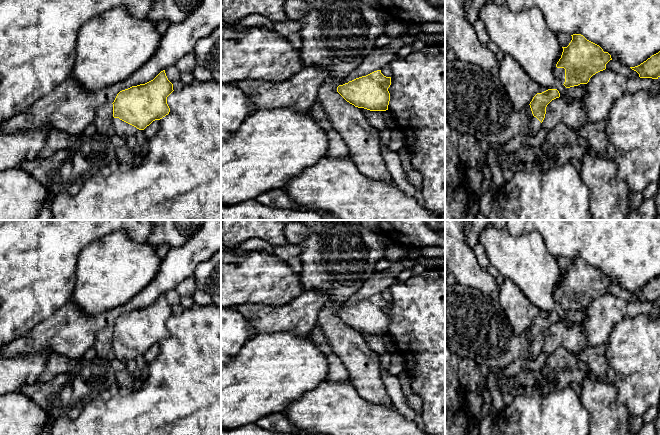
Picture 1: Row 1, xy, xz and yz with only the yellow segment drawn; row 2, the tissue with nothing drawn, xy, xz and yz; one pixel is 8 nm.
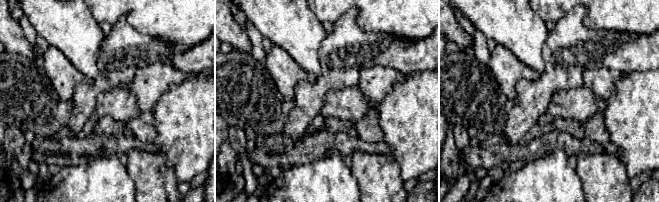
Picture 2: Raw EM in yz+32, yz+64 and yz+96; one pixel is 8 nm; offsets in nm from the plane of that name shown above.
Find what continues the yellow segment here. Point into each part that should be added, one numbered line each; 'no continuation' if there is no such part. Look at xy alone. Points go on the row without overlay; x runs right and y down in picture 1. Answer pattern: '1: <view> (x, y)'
1: xy (122, 352)

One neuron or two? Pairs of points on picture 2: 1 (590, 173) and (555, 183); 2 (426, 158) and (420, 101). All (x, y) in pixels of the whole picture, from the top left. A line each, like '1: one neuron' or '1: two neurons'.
1: two neurons
2: one neuron

